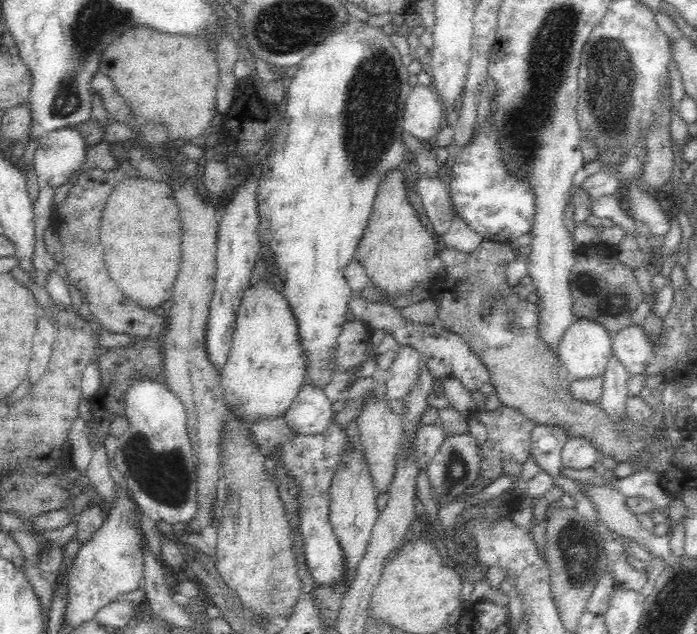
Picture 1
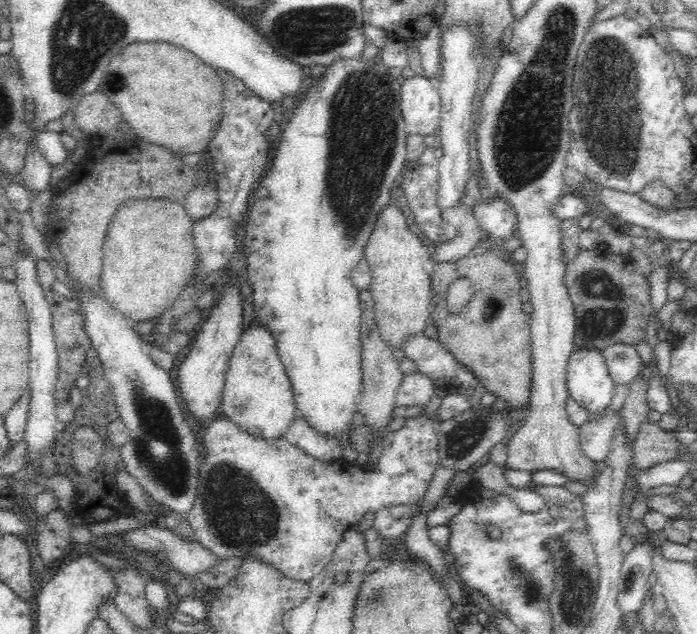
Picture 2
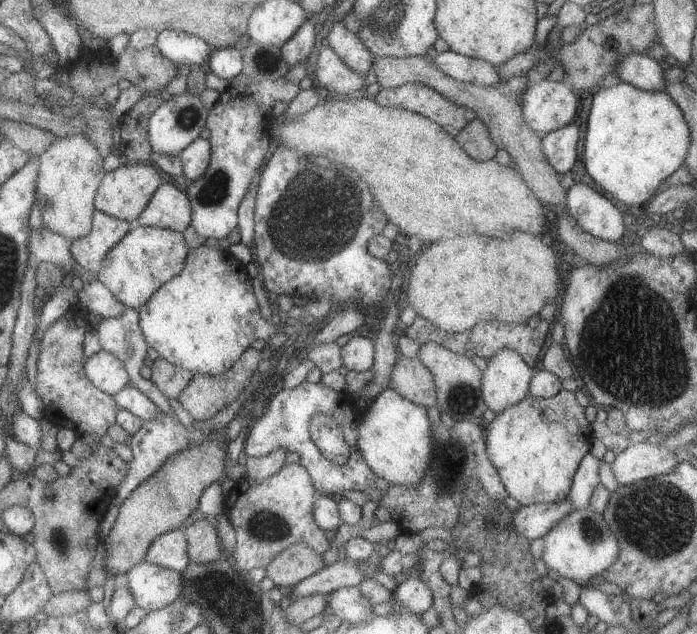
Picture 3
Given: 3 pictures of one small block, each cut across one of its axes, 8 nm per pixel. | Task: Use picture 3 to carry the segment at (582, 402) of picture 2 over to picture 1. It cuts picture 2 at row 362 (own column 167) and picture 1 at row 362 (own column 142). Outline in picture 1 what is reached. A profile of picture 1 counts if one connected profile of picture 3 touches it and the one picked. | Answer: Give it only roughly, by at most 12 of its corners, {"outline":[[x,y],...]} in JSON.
{"outline":[[578,319],[559,359],[571,379],[604,376],[611,335]]}

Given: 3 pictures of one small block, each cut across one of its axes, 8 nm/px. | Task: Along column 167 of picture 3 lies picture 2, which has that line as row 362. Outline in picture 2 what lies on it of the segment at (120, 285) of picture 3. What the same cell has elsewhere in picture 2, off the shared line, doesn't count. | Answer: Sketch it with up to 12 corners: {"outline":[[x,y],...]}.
{"outline":[[253,321],[226,371],[220,412],[254,438],[298,410],[276,340]]}

